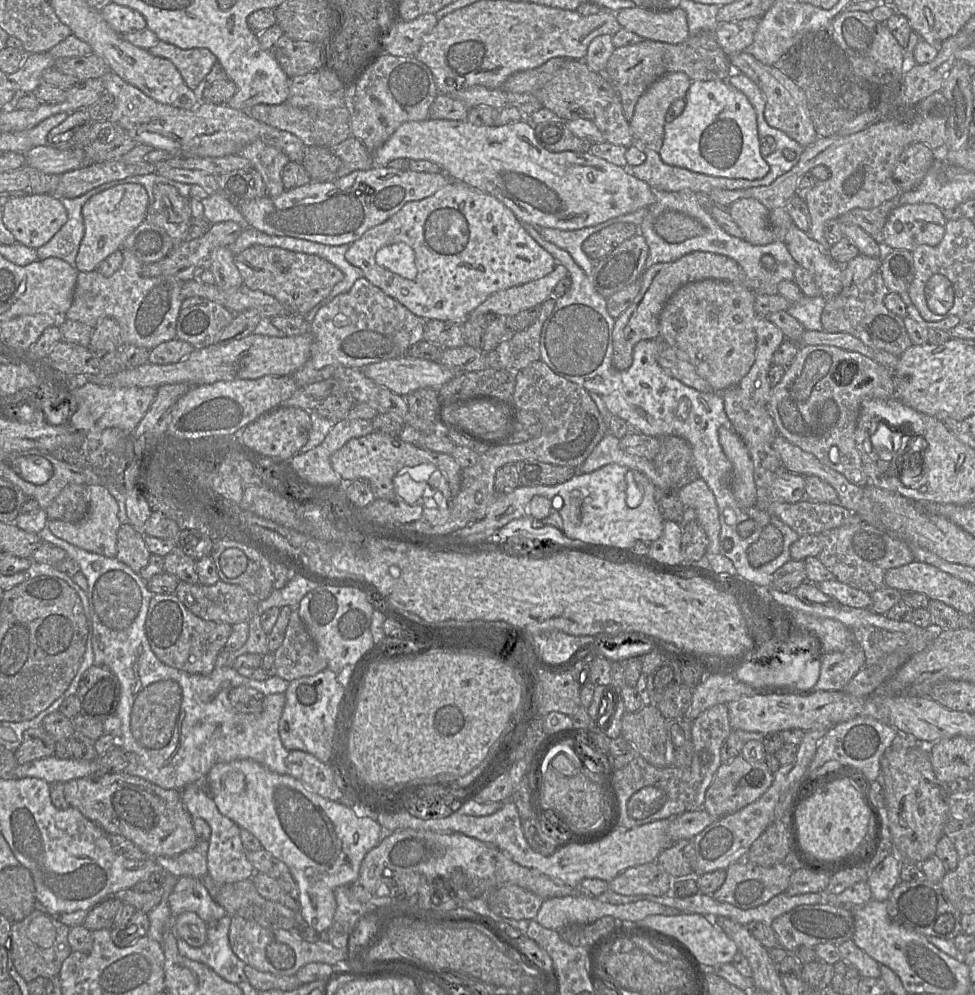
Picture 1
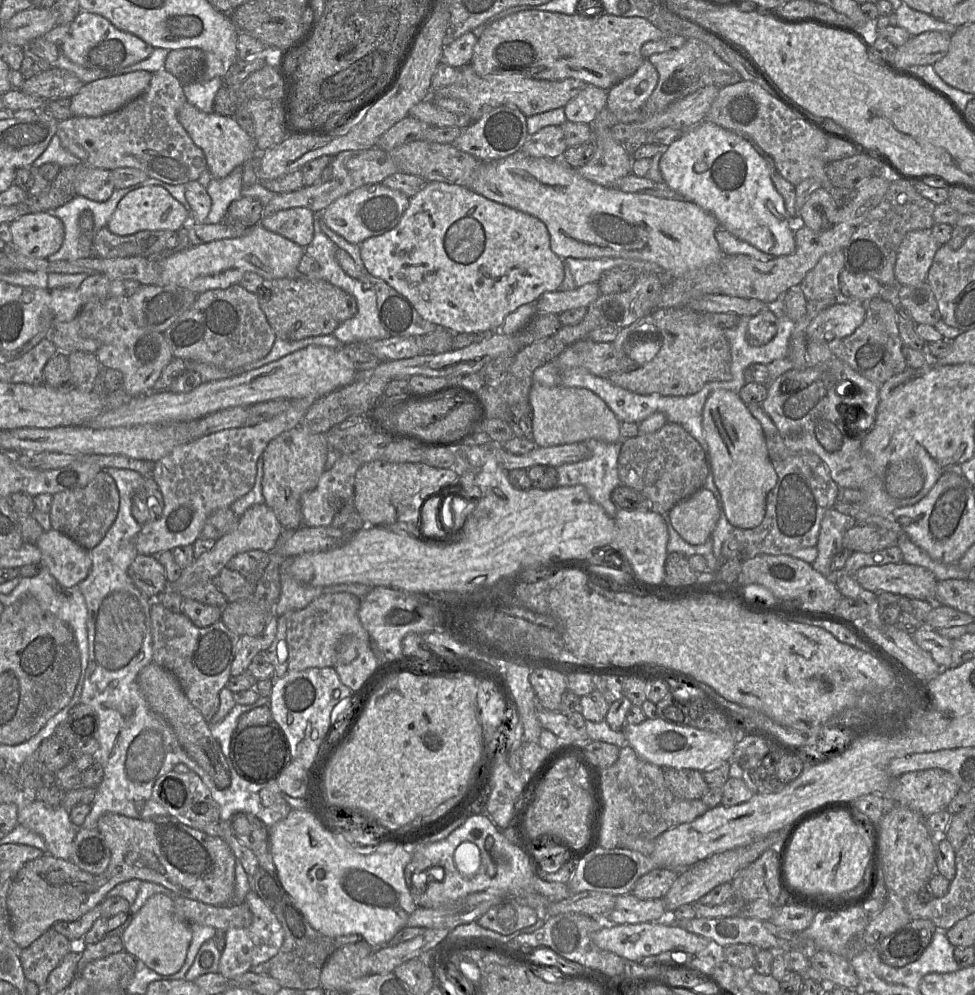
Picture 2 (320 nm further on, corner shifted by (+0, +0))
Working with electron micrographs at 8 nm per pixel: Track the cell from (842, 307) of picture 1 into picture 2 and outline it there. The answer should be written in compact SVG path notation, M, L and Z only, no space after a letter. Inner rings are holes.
M879 296L867 302L865 319L852 334L833 340L828 345L835 357L878 385L907 368L902 353L903 342L896 322L896 310L891 302Z

